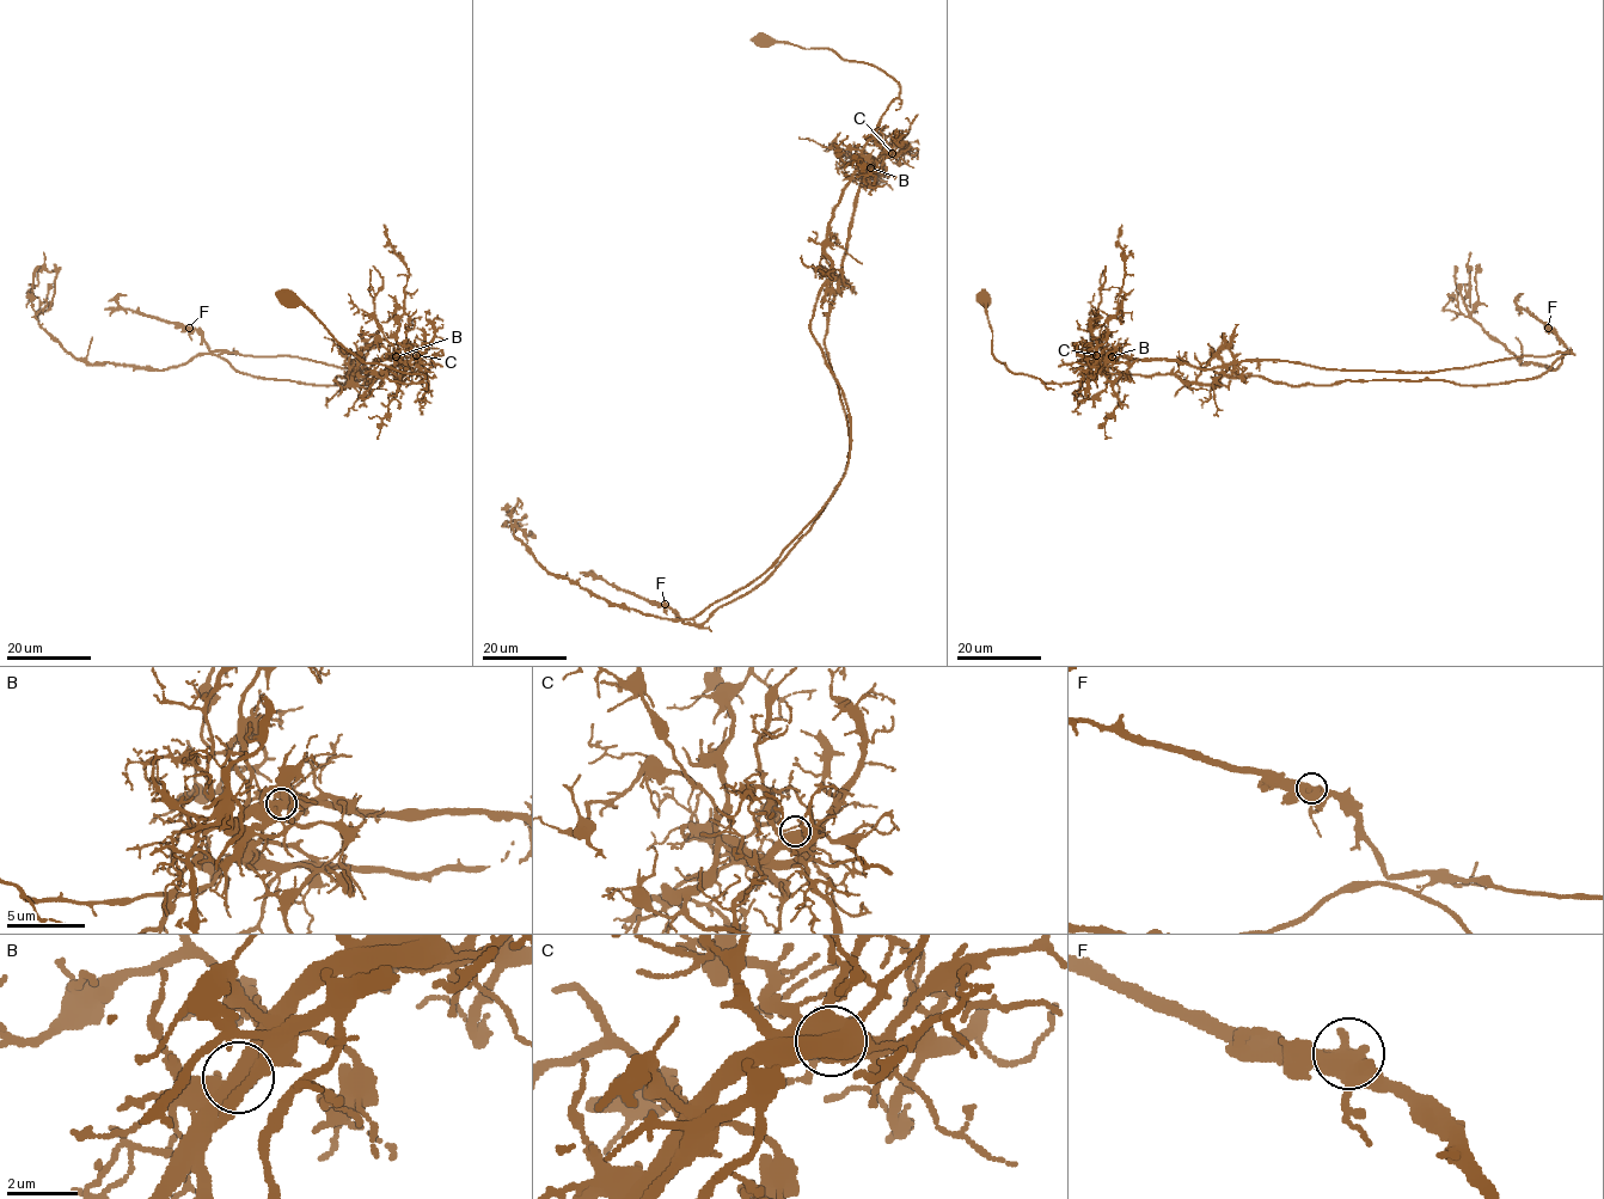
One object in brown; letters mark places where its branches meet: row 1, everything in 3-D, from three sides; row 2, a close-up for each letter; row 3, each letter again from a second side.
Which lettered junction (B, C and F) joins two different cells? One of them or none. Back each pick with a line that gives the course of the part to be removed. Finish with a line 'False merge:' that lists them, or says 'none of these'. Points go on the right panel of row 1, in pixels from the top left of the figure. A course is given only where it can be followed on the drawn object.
B: Course of the part to remove: (1110, 358), (1173, 359), (1201, 368), (1274, 360), (1328, 369), (1433, 372), (1567, 350), (1518, 305), (1519, 294)
False merge: B

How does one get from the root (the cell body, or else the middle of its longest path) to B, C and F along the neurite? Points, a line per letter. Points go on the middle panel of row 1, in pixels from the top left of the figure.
B: (763, 38), (831, 49), (880, 68), (898, 83), (900, 96), (862, 152), (871, 167)
C: (763, 38), (804, 49), (831, 49), (845, 60), (864, 61), (891, 75), (900, 96), (870, 138), (892, 153)
F: (763, 38), (900, 87), (862, 152), (873, 169), (825, 338), (849, 460), (759, 585), (701, 624), (665, 604)

